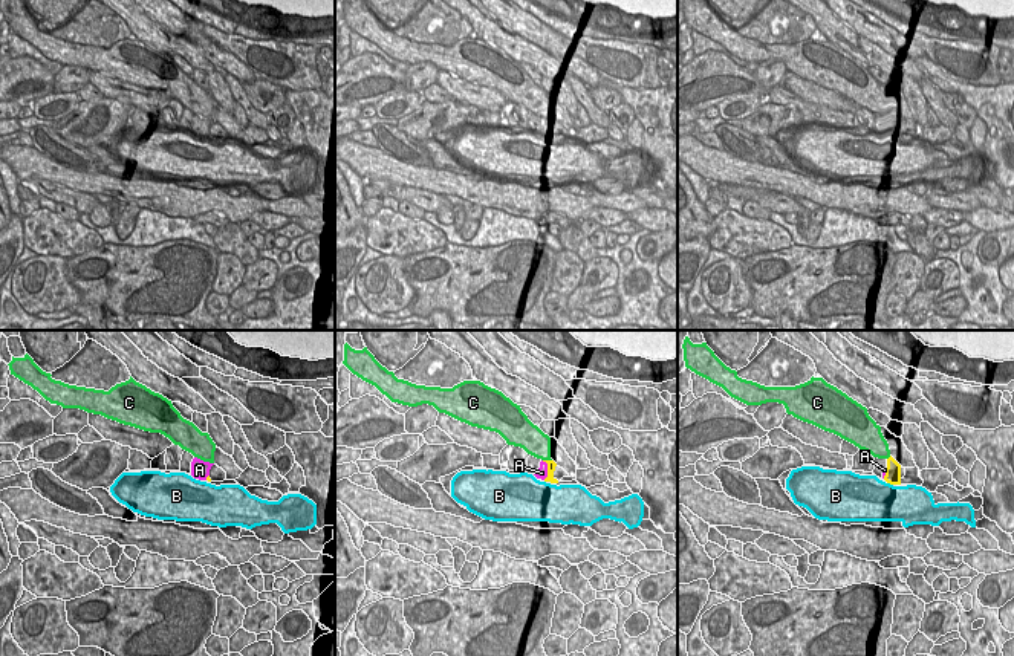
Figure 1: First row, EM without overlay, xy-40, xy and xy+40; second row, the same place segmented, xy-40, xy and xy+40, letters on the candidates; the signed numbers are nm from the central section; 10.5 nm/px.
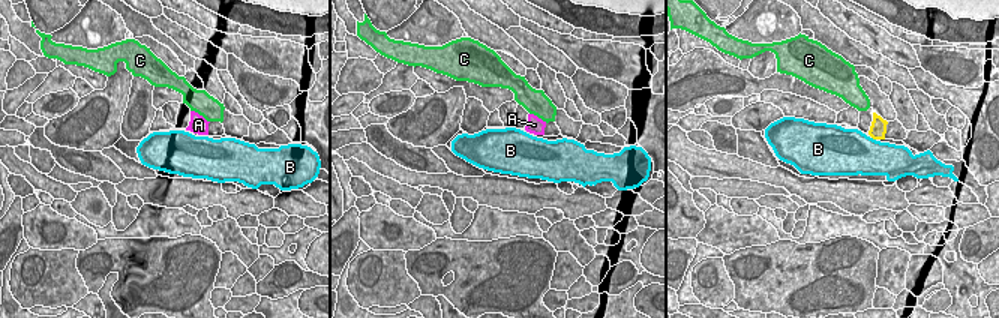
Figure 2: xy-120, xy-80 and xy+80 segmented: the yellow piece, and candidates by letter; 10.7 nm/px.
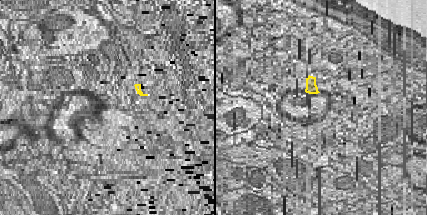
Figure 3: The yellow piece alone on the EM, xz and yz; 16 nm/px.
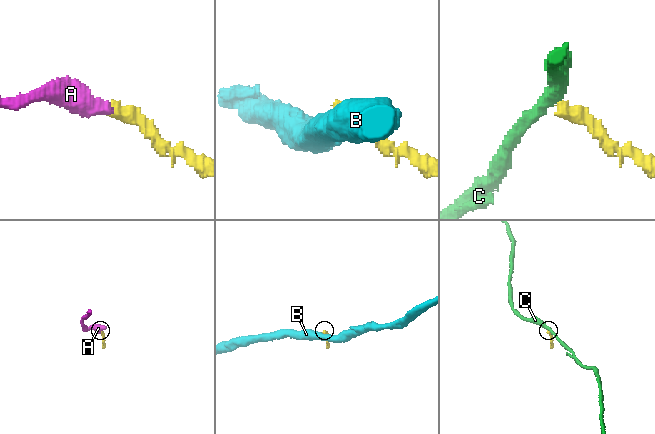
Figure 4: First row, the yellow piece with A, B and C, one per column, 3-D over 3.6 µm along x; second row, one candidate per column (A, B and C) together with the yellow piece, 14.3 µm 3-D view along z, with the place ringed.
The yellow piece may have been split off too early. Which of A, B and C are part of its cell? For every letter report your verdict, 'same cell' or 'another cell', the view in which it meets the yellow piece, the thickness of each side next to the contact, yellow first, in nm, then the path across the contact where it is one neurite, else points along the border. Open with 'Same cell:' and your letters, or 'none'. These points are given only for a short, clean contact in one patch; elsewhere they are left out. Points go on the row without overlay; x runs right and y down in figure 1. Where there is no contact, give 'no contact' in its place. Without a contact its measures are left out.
Same cell: A
A: same cell; contact in xy; calibres 100 and 120 nm; way xy (551, 123), (548, 127), (542, 130)
B: another cell; contact in xy+40; calibres 160 and 440 nm; border xy+40 (887, 139), (892, 142)
C: another cell; contact in xy; calibres 100 and 280 nm; border xy (543, 116), (551, 118)

